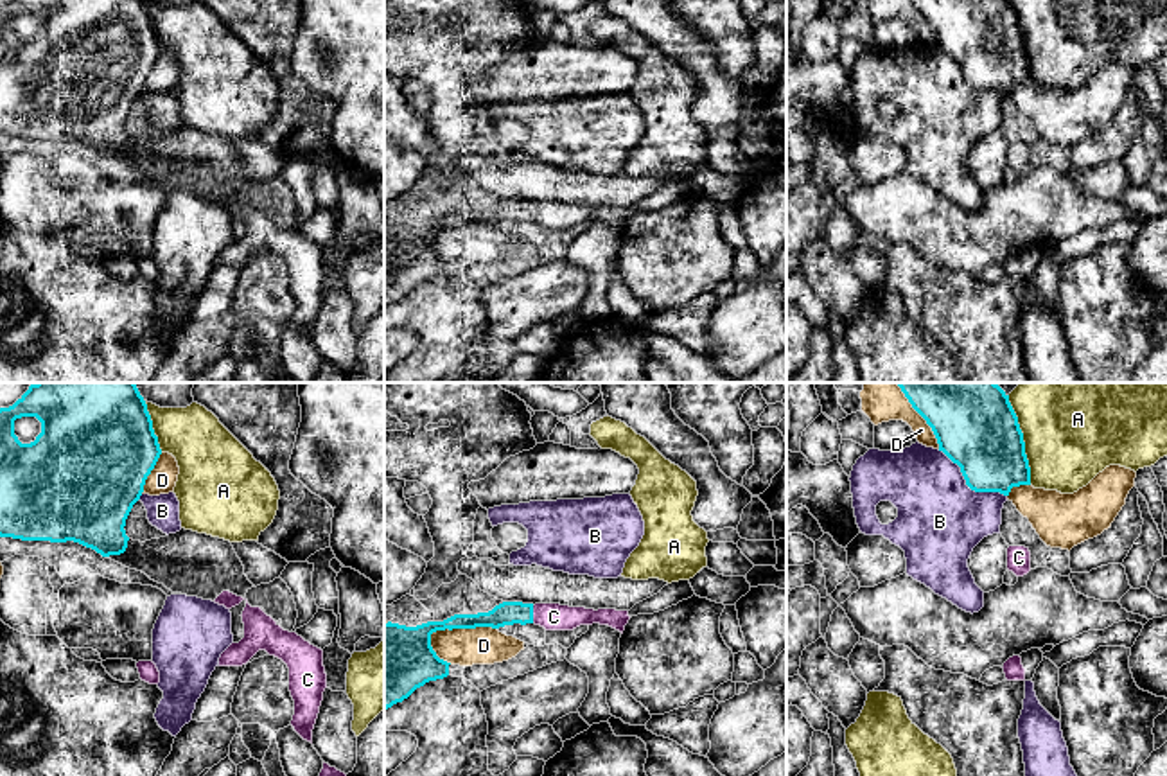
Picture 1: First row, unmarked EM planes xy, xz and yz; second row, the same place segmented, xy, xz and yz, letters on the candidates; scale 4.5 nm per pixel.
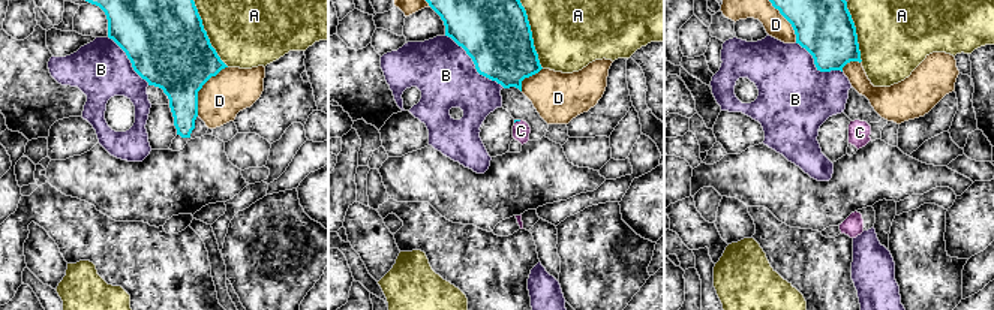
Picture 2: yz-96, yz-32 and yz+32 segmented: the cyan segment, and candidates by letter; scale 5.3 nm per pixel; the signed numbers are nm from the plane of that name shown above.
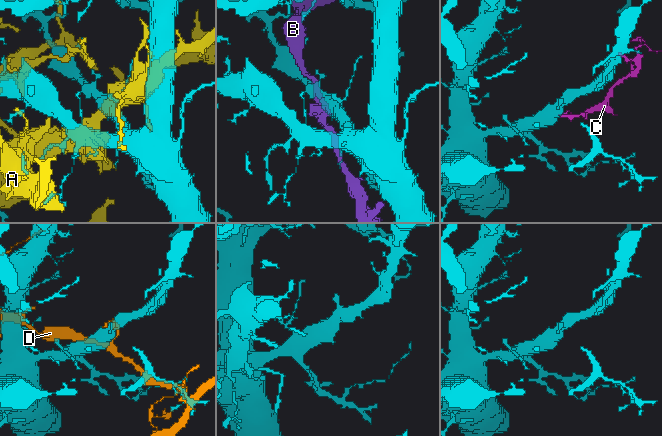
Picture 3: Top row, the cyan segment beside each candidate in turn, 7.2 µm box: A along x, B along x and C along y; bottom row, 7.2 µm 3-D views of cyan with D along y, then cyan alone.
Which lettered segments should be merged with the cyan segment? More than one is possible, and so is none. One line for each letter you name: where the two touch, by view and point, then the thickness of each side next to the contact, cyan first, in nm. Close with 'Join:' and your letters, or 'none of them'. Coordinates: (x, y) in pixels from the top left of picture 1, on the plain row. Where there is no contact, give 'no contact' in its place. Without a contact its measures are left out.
C: meets cyan in xz at (532, 212); 110 nm thick on the cyan side, 130 nm on the other
Join: C

